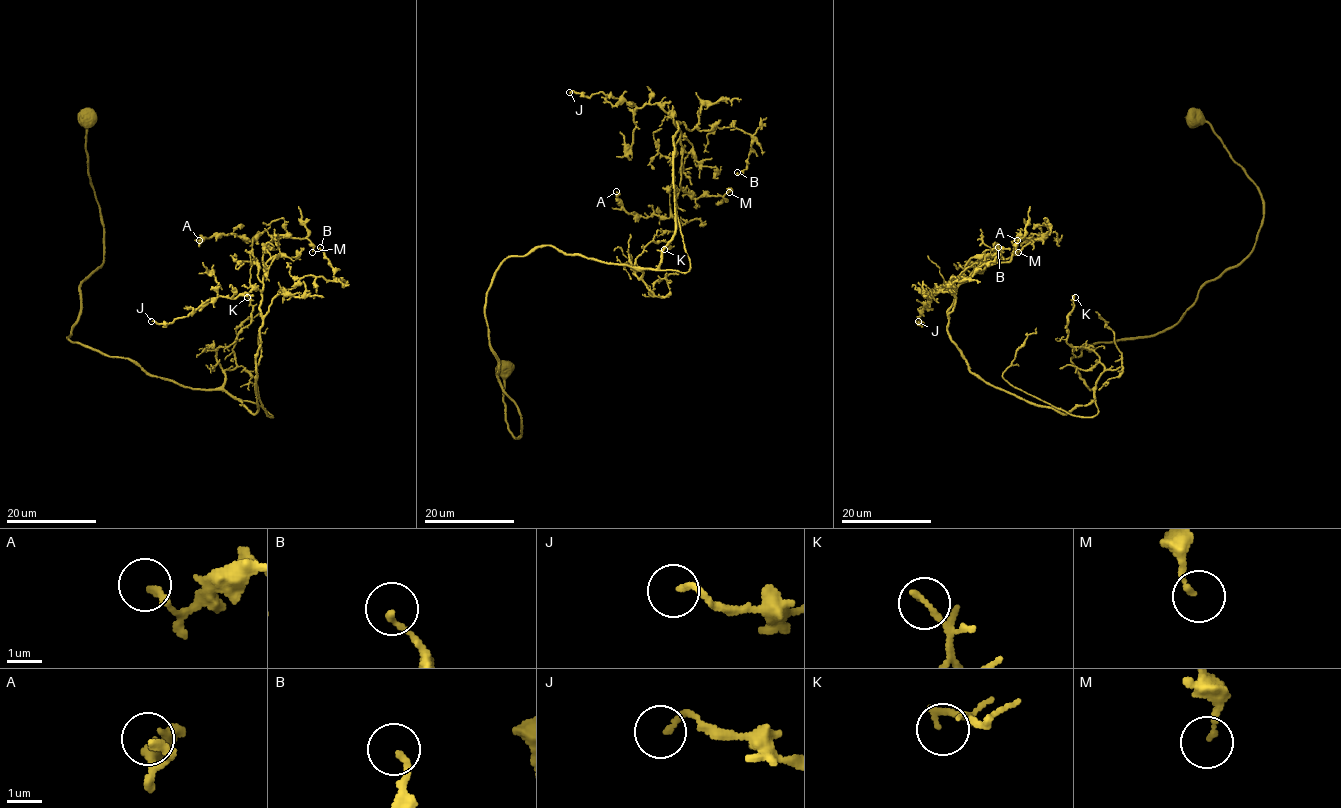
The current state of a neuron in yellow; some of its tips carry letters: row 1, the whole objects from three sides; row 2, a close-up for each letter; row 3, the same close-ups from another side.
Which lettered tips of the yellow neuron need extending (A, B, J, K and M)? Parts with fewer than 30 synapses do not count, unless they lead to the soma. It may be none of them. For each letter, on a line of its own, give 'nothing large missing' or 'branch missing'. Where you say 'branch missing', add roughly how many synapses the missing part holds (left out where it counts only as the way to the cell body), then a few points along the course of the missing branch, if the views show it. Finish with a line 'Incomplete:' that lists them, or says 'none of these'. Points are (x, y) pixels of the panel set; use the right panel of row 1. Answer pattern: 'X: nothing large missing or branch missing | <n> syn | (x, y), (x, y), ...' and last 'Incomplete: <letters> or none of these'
A: nothing large missing
B: nothing large missing
J: nothing large missing
K: nothing large missing
M: nothing large missing
Incomplete: none of these

